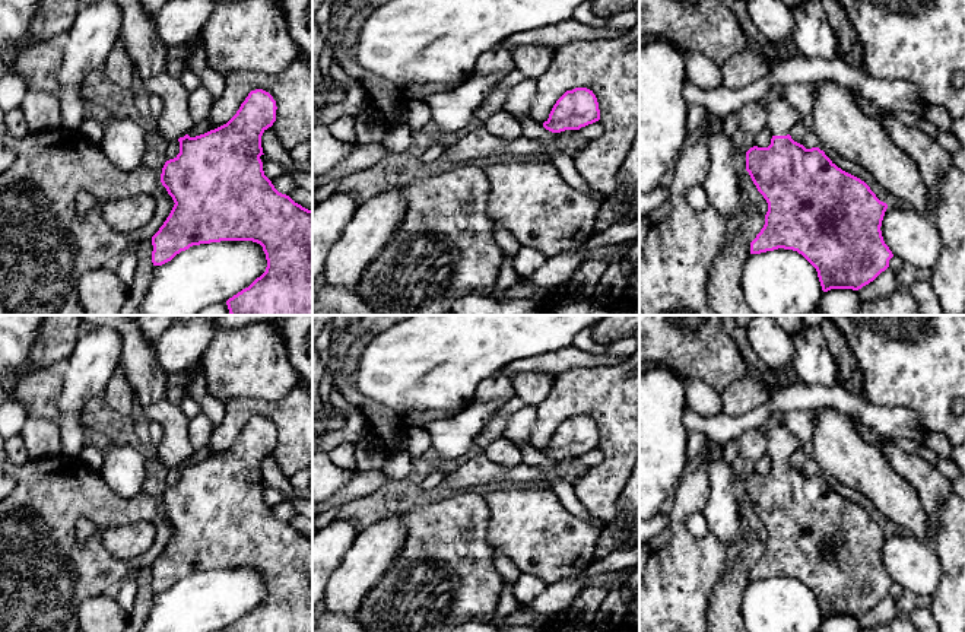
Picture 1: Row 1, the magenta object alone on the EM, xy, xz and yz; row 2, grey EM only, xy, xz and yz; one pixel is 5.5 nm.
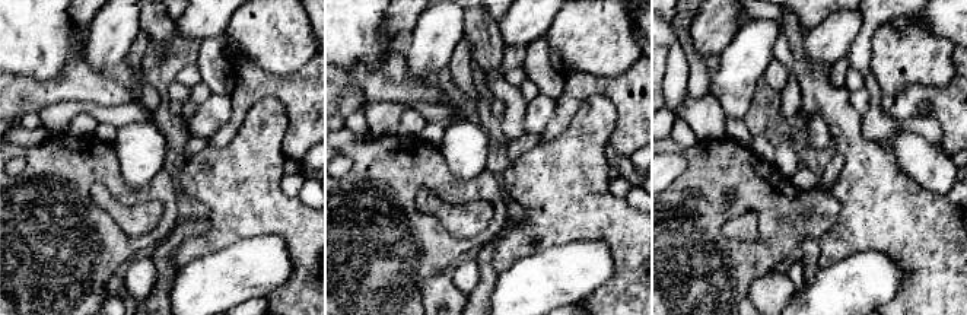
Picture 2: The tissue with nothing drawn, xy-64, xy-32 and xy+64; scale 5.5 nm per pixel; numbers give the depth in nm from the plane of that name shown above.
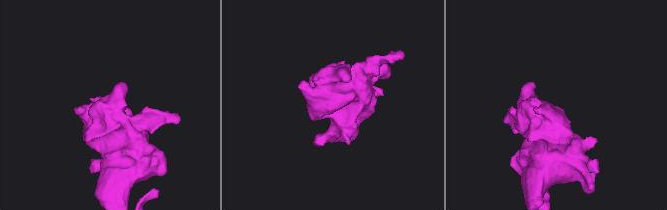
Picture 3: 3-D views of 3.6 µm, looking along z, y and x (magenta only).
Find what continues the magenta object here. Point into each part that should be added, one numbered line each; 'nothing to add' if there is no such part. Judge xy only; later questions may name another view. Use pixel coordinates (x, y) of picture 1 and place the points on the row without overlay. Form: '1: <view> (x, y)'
1: xy (148, 381)

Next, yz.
1: yz (781, 444)

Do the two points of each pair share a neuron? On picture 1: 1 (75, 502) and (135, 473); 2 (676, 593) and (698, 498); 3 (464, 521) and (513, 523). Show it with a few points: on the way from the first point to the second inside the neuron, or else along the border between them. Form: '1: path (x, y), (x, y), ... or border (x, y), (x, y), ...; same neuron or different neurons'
1: border (101, 473), (123, 498), (142, 492); different neurons
2: path (678, 569), (678, 520); same neuron
3: border (483, 496), (489, 511), (488, 545), (494, 552); different neurons

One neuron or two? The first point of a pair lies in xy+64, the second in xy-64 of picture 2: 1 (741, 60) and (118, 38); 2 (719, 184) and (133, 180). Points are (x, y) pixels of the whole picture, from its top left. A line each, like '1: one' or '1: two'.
1: one
2: two

